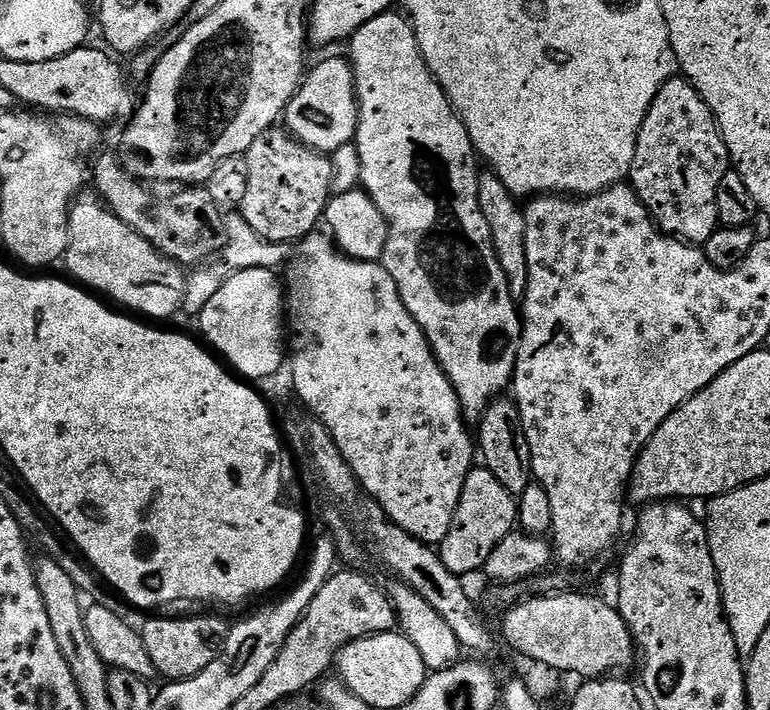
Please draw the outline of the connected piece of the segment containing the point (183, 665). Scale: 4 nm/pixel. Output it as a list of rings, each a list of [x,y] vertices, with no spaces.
[[[192,616],[189,620],[148,620],[142,627],[142,635],[146,642],[146,650],[150,650],[150,658],[154,662],[157,673],[161,677],[173,680],[189,680],[196,676],[214,658],[224,651],[224,643],[228,641],[229,621],[219,620],[216,616]]]

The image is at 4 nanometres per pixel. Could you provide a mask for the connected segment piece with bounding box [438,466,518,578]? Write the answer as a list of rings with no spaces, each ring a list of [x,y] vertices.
[[[483,466],[473,467],[462,486],[462,498],[458,498],[458,510],[450,522],[450,534],[439,544],[438,551],[446,570],[455,576],[468,578],[471,572],[479,573],[484,567],[486,558],[494,554],[494,546],[502,542],[517,527],[518,500],[490,474]]]

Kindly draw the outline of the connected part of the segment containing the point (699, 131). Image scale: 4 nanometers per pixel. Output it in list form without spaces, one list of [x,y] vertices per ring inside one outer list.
[[[673,78],[667,80],[658,90],[650,110],[640,127],[638,142],[634,150],[634,162],[628,171],[630,186],[644,203],[644,209],[661,232],[675,236],[690,244],[702,246],[714,234],[720,219],[716,213],[718,182],[730,170],[728,147],[716,125],[710,106],[698,94],[698,90],[688,80]]]

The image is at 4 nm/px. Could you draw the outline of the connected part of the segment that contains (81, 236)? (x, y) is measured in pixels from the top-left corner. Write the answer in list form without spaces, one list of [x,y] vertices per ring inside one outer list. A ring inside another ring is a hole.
[[[73,203],[72,211],[68,213],[68,248],[62,257],[62,264],[68,267],[69,274],[67,275],[73,281],[83,285],[85,289],[101,297],[109,296],[109,298],[104,298],[109,301],[117,300],[118,303],[133,308],[133,310],[128,309],[133,313],[141,312],[141,314],[136,313],[141,317],[153,316],[156,319],[153,321],[164,322],[160,320],[174,315],[176,311],[179,313],[184,306],[185,269],[175,260],[163,256],[153,244],[146,242],[146,238],[142,238],[142,234],[126,226],[126,222],[122,222],[114,213],[105,210],[99,203],[96,203],[97,205],[80,203]]]

